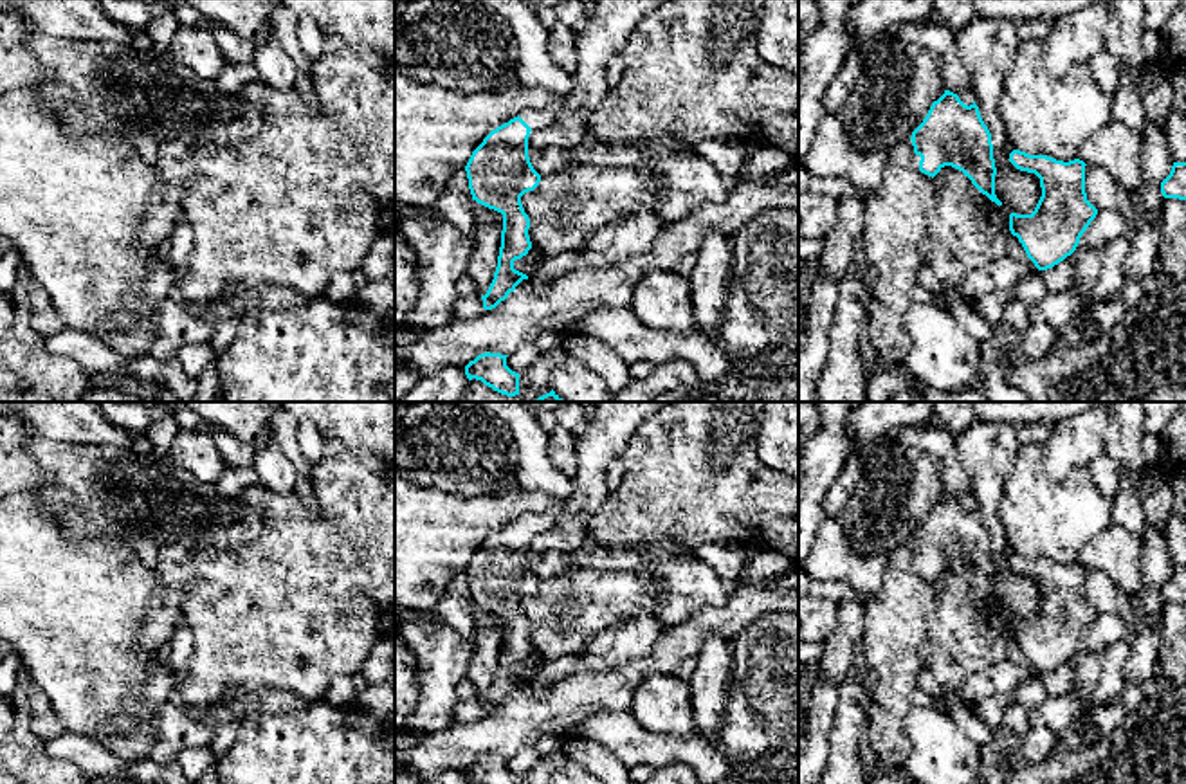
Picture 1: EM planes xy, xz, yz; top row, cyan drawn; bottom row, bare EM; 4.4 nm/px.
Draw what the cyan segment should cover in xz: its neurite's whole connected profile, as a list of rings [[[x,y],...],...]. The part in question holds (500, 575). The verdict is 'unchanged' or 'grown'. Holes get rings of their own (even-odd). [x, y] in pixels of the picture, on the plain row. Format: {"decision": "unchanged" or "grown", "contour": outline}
{"decision": "grown", "contour": [[[519,402],[479,404],[501,418],[514,436],[519,454],[519,488],[525,492],[541,490],[552,497],[543,514],[525,515],[492,533],[465,570],[472,604],[503,618],[497,670],[487,697],[481,699],[483,712],[492,714],[523,683],[528,683],[526,678],[514,672],[514,665],[532,652],[530,622],[523,613],[521,600],[534,595],[541,586],[541,579],[528,561],[528,544],[557,524],[573,478],[548,460],[548,433],[532,411]]]}

